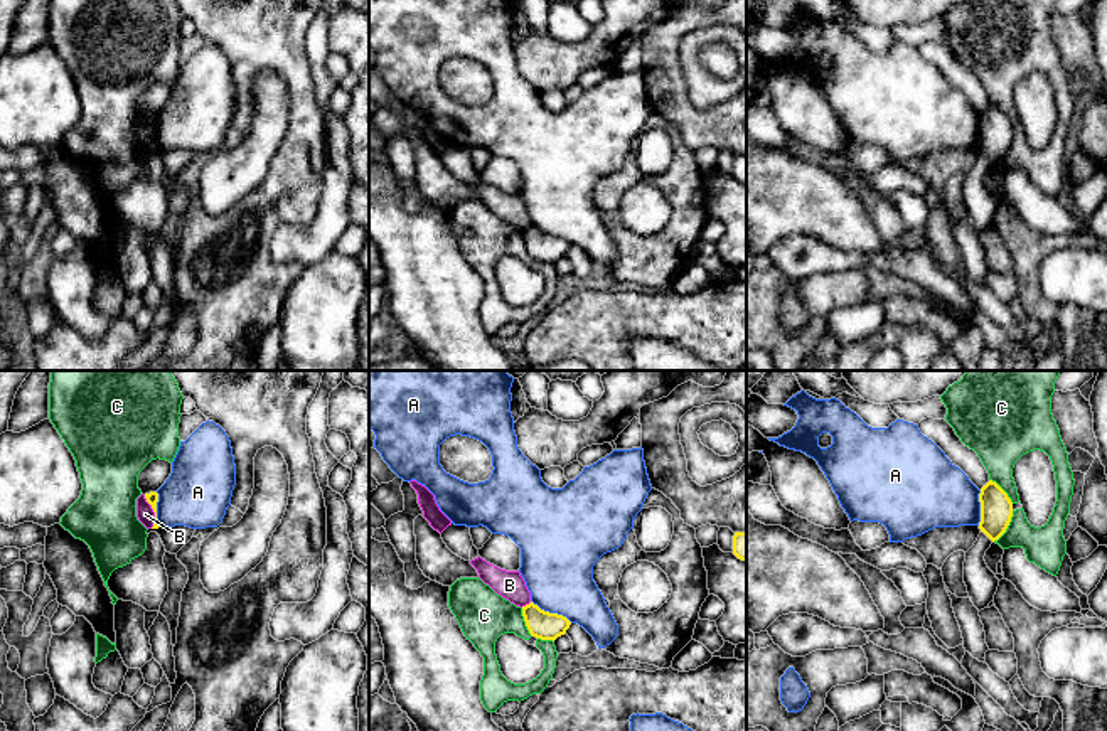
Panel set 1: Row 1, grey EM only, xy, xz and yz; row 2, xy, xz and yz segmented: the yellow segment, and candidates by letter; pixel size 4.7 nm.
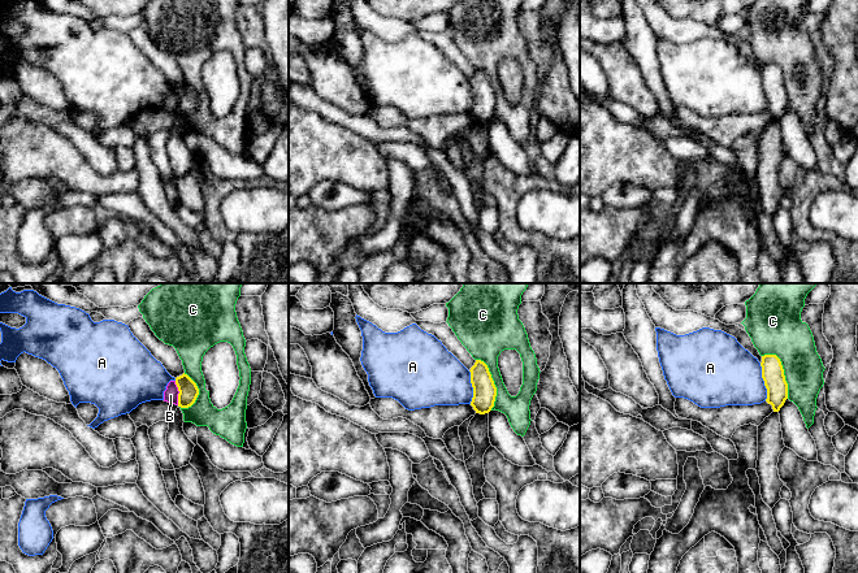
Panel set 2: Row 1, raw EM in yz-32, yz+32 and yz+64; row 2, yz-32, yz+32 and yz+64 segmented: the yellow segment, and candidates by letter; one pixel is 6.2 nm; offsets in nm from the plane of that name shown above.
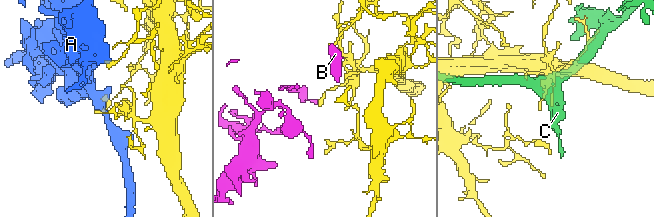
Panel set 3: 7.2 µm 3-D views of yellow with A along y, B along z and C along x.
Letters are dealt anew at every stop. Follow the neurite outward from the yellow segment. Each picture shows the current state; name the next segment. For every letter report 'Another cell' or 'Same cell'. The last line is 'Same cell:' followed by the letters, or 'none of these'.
A: Another cell
B: Another cell
C: Another cell
Same cell: none of these

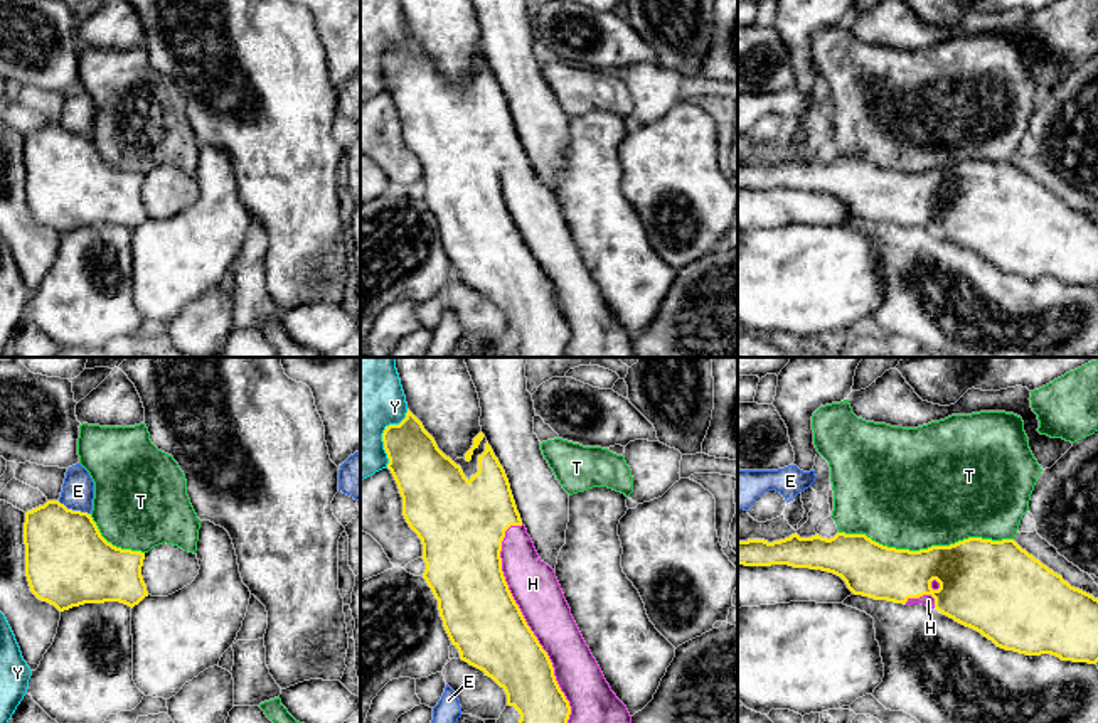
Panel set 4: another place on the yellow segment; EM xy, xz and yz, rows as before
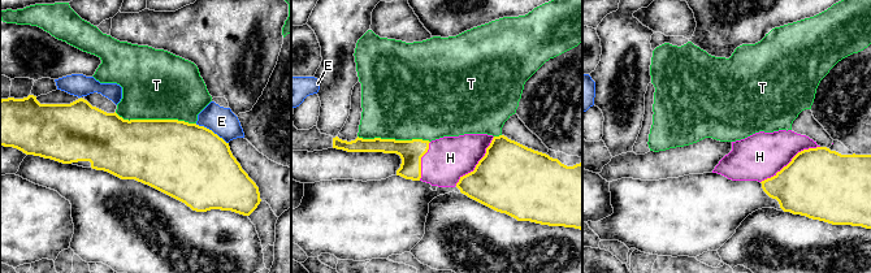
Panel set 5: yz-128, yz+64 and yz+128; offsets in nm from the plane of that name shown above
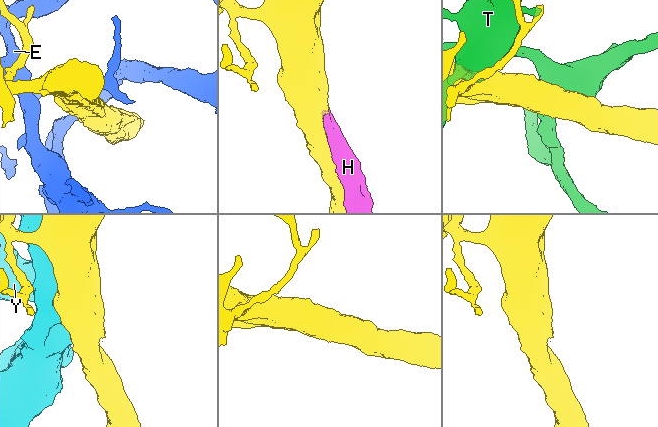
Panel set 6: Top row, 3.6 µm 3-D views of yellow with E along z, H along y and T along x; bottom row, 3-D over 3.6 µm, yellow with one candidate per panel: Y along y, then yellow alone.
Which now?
E: Another cell
H: Same cell
T: Another cell
Y: Another cell
Same cell: H

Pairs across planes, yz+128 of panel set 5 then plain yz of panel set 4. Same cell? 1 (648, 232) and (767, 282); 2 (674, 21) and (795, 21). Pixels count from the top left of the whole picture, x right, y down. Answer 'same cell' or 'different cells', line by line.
1: same cell
2: different cells

